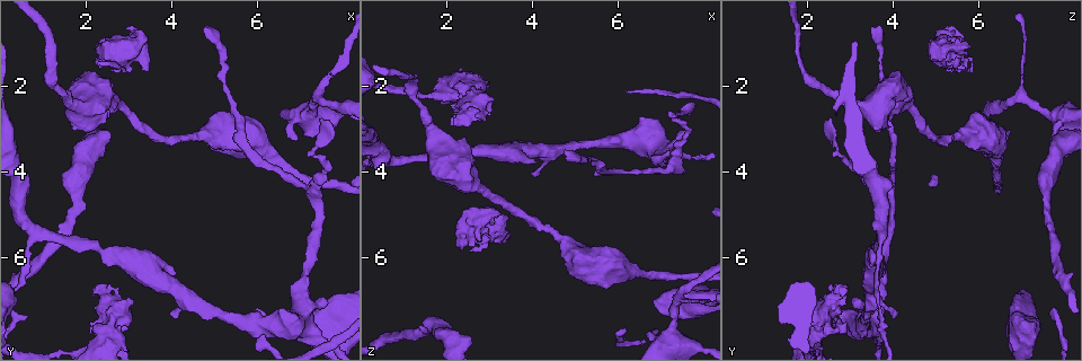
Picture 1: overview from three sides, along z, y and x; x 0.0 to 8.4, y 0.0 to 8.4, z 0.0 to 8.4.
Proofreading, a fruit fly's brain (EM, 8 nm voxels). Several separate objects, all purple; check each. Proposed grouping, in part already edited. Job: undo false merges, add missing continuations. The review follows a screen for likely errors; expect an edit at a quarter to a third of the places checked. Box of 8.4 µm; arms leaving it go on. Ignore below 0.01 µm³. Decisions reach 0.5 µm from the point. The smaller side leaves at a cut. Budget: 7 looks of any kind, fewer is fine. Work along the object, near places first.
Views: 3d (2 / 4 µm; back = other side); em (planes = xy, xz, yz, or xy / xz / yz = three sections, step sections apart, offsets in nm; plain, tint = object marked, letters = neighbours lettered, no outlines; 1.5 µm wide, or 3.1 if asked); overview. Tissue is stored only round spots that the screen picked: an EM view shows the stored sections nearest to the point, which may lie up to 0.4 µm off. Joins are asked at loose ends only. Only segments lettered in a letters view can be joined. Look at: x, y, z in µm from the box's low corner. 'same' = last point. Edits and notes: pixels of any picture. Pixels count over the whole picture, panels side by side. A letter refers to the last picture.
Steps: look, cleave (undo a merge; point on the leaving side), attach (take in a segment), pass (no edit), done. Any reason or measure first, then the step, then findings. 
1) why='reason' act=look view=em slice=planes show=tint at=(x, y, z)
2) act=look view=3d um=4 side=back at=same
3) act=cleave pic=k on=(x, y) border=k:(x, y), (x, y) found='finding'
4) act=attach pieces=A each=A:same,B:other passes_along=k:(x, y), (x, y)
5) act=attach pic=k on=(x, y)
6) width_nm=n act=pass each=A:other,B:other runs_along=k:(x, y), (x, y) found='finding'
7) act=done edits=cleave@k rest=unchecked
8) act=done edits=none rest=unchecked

why='narrows sharply' act=look view=em slice=planes show=letters at=(5.45, 2.30, 3.70)

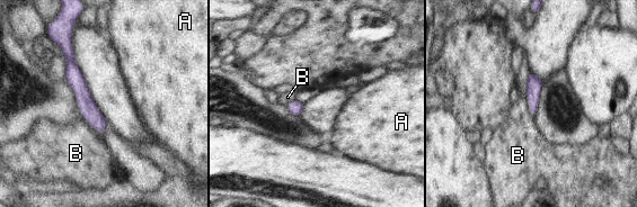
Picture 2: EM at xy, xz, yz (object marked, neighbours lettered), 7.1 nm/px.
act=pass each=A:other,B:other border=2:(77, 101), (83, 118), (104, 135) found='all the same cell'

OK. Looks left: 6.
why='free end' act=look view=em slice=planes show=letters at=(1.80, 1.80, 4.15)

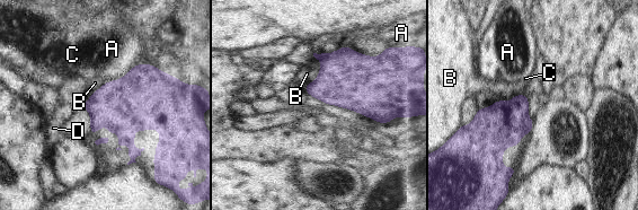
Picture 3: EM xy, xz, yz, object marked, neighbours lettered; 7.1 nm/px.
act=pass each=A:other,B:other,C:other,D:other border=3:(313, 55), (320, 69), (303, 88) found='none of them fits'

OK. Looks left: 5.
why='branch stops here' act=look view=em slice=planes show=letters at=(3.95, 7.35, 4.10)

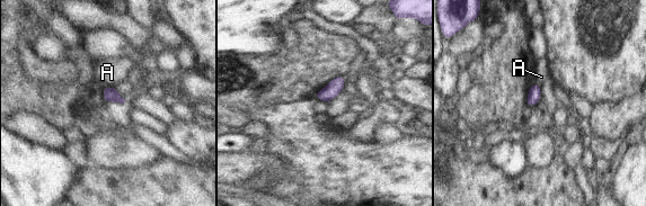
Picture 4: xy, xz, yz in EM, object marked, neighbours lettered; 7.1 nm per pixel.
act=pass each=A:other border=4:(104, 86), (113, 87) found='no lettered segment goes on from it'

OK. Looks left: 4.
act=done edits=none rest=unchecked

